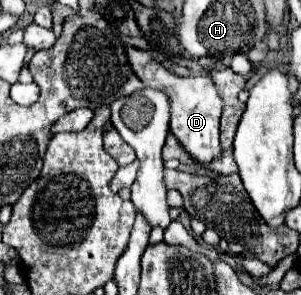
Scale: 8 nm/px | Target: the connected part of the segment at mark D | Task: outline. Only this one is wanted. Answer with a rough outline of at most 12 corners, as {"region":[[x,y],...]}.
{"region":[[127,49],[147,87],[169,95],[171,133],[199,165],[221,157],[223,99],[211,77],[177,77]]}

